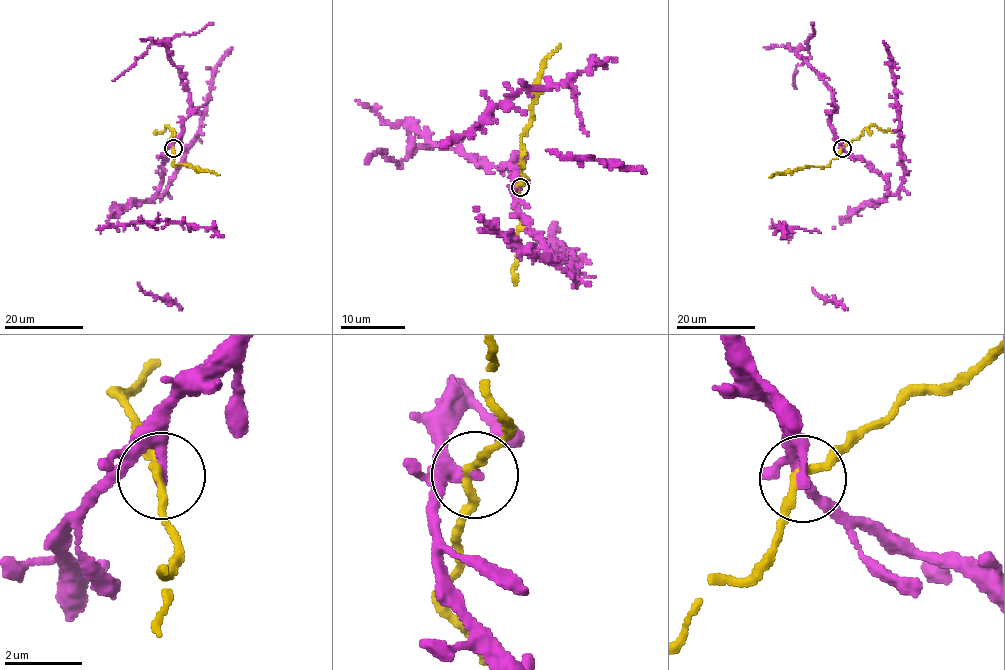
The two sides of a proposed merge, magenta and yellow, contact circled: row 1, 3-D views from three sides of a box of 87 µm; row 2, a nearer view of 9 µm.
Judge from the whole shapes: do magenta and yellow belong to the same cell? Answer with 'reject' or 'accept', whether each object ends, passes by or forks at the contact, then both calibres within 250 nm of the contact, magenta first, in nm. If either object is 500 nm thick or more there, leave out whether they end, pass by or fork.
reject; magenta ends there; yellow passes by; 280 nm thick on the magenta side, 200 nm on the other

